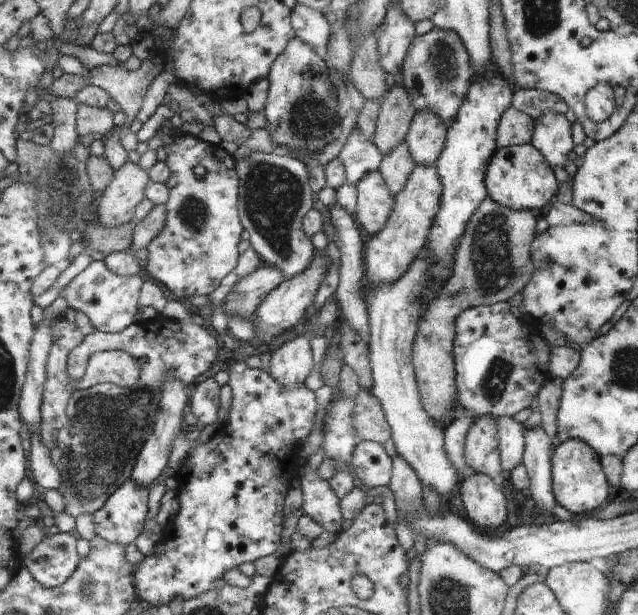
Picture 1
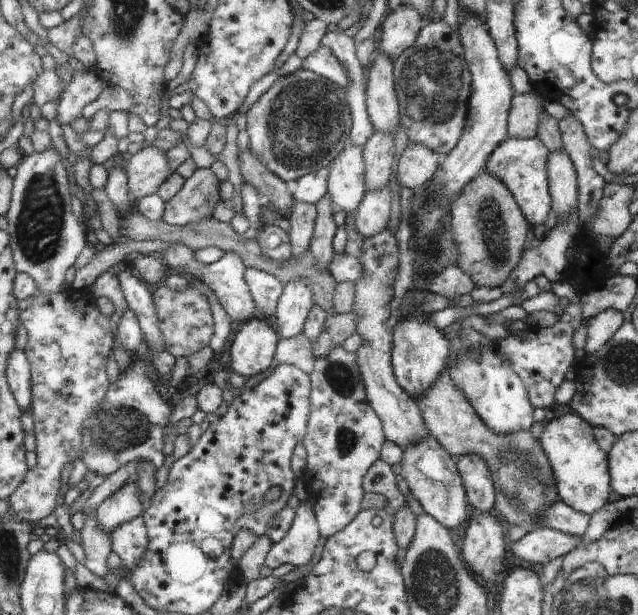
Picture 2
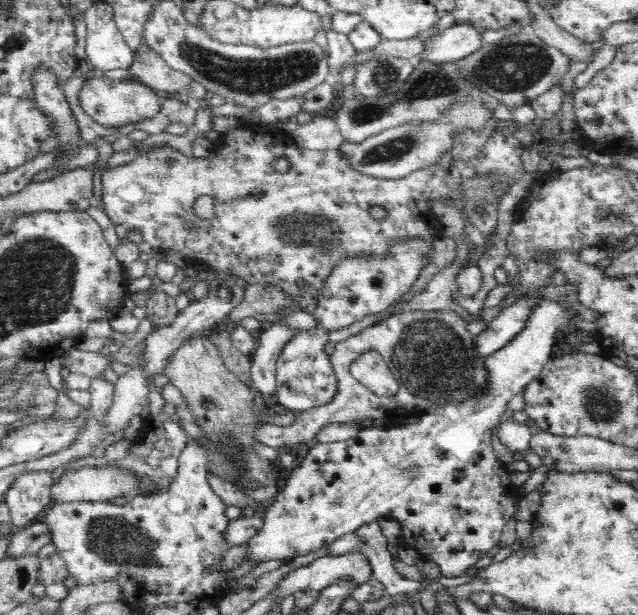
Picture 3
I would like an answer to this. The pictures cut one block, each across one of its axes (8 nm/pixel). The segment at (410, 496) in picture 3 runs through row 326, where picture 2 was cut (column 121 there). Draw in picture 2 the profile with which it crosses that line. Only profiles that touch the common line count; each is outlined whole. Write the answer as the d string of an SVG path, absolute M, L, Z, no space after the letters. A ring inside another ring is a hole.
M142 516L123 524L110 534L112 551L121 560L120 571L135 570L146 554L149 546L148 525Z

